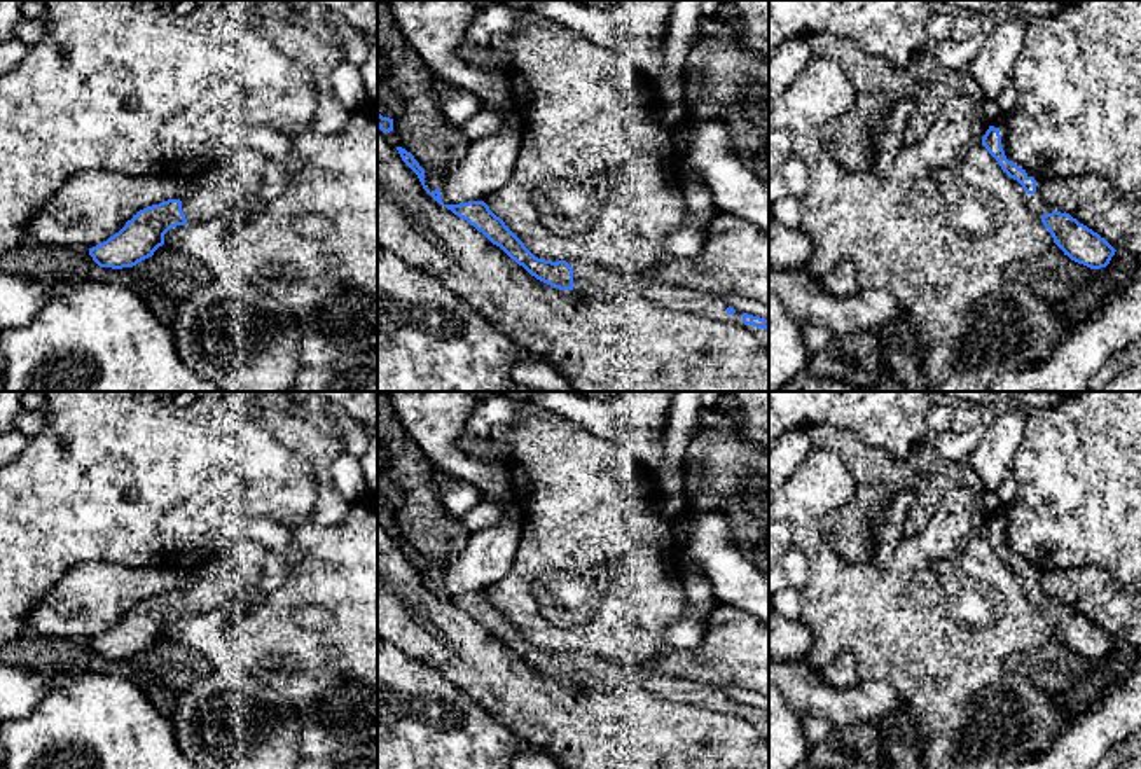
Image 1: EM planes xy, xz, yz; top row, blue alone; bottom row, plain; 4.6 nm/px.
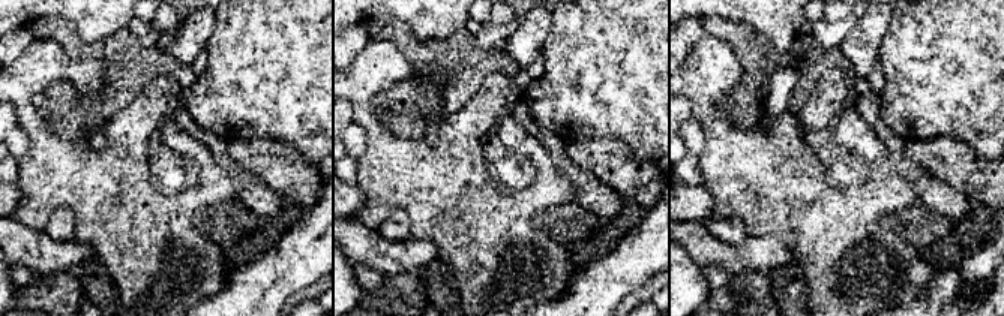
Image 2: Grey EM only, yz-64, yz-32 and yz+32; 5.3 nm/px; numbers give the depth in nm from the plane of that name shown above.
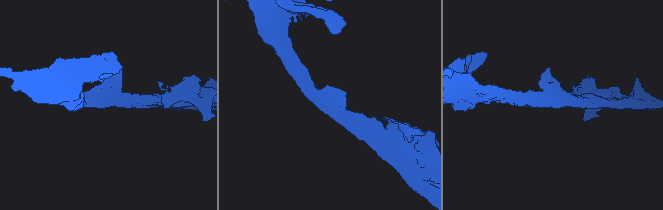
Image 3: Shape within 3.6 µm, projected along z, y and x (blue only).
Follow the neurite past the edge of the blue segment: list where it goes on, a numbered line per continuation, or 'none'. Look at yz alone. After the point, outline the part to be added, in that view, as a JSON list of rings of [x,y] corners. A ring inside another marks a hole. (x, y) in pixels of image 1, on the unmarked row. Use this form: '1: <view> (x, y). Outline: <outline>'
1: yz (1037, 595). Outline: [[[996,514],[996,516],[991,516],[994,519],[999,521],[999,526],[1001,526],[1001,538],[1005,542],[1005,547],[1008,552],[1015,554],[1019,559],[1022,559],[1027,568],[1033,568],[1036,572],[1036,584],[1034,585],[1027,585],[1024,580],[1024,592],[1027,596],[1027,599],[1038,608],[1041,610],[1043,606],[1047,605],[1052,605],[1054,599],[1052,596],[1045,591],[1045,587],[1041,585],[1041,575],[1043,572],[1040,568],[1036,568],[1033,563],[1026,561],[1020,554],[1013,552],[1012,547],[1008,545],[1006,542],[1006,519],[1003,514]]]

